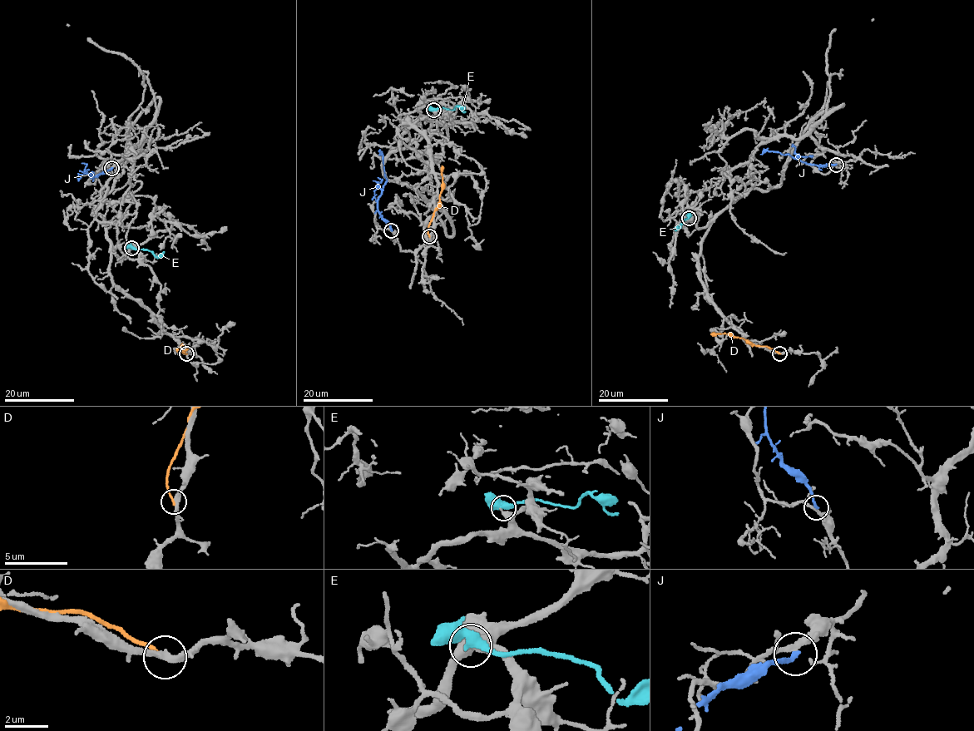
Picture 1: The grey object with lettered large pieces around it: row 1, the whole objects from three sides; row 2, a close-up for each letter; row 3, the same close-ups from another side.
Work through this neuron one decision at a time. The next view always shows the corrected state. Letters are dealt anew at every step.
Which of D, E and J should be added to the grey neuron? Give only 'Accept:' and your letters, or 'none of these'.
Accept: none of these

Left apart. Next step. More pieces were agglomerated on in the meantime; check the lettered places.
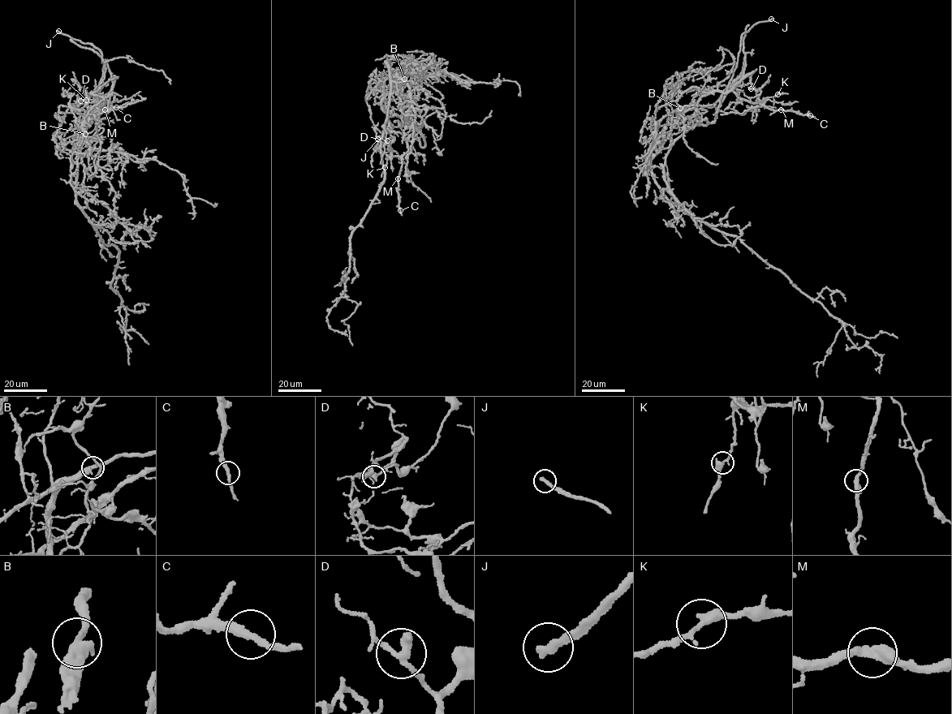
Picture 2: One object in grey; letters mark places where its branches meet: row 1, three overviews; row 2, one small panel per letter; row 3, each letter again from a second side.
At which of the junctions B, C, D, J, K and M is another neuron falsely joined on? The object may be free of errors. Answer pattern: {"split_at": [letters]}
{"split_at": ["J"]}

